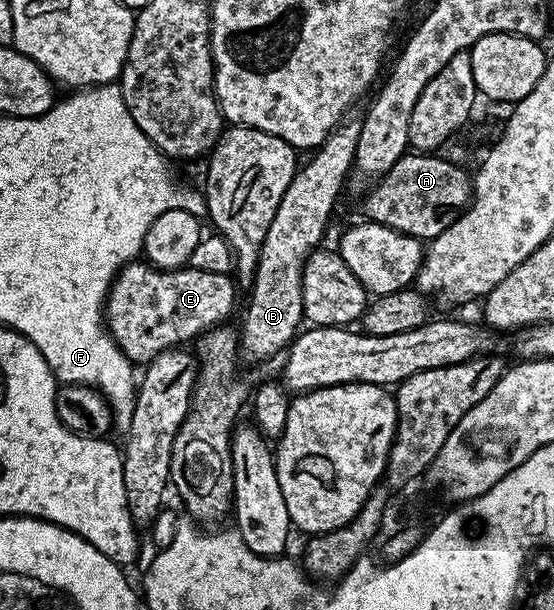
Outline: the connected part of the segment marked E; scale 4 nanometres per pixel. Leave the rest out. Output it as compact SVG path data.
M131 262L124 264L114 278L104 305L104 323L106 331L116 342L116 346L135 365L145 366L155 360L161 352L185 345L185 340L193 341L211 328L219 327L234 312L233 279L224 273L209 273L207 270L189 266L163 270L155 268L149 262Z

